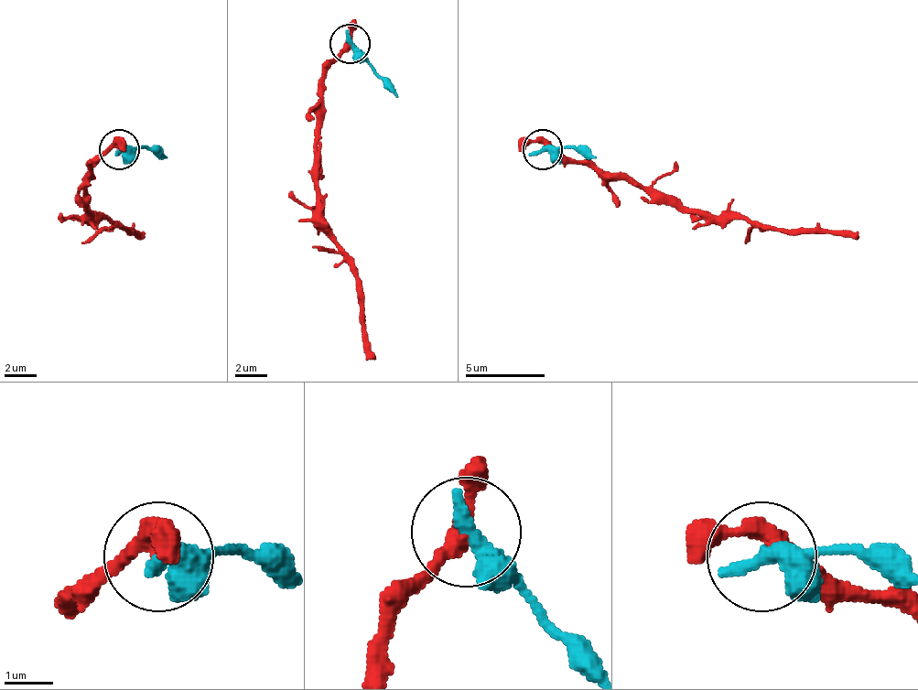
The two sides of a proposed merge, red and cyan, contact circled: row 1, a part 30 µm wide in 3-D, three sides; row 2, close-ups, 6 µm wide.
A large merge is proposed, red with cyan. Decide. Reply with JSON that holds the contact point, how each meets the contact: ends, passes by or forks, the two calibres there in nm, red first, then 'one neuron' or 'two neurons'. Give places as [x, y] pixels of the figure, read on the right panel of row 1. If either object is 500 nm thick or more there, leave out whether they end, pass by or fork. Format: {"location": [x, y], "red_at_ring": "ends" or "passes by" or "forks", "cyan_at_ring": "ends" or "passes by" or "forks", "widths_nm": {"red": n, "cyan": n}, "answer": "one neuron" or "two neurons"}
{"location": [543, 149], "red_at_ring": "passes by", "cyan_at_ring": "ends", "widths_nm": {"red": 320, "cyan": 480}, "answer": "two neurons"}

